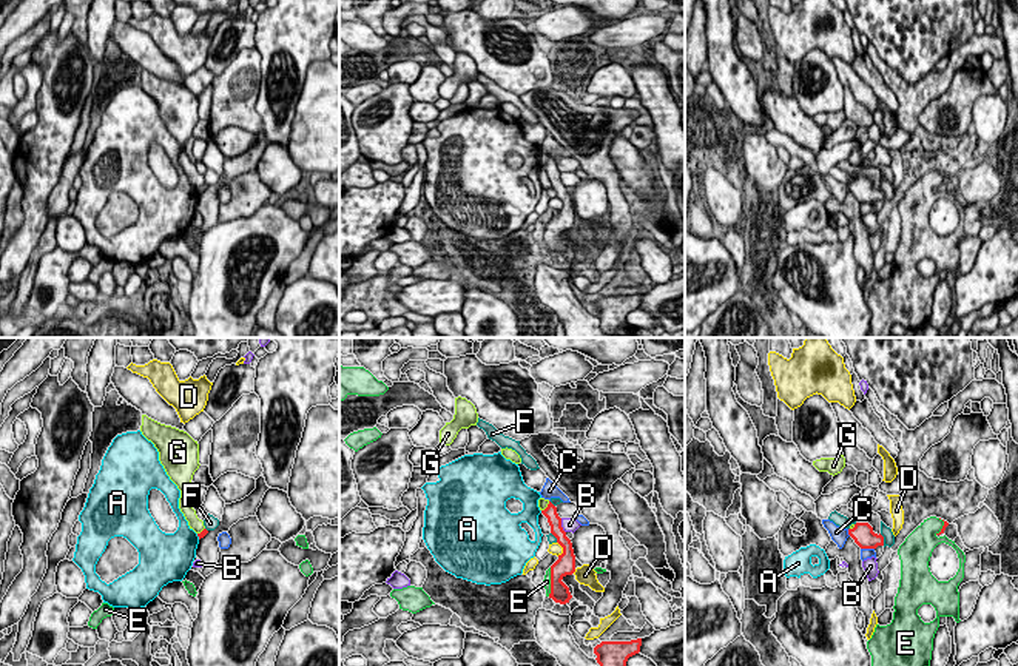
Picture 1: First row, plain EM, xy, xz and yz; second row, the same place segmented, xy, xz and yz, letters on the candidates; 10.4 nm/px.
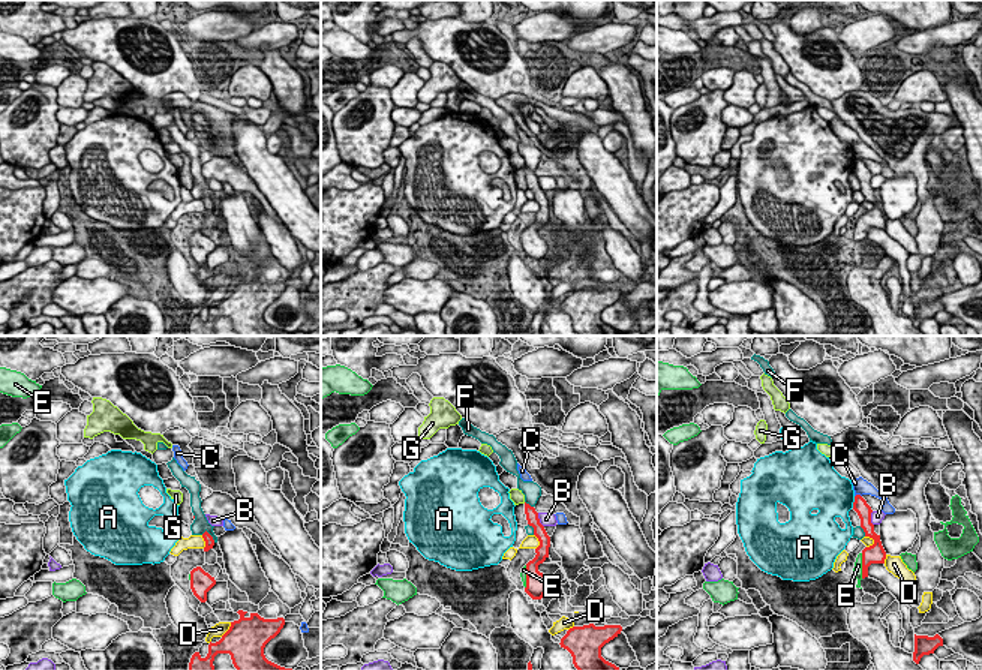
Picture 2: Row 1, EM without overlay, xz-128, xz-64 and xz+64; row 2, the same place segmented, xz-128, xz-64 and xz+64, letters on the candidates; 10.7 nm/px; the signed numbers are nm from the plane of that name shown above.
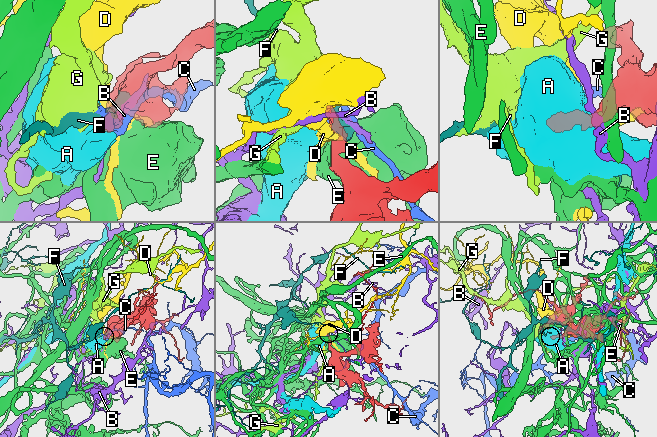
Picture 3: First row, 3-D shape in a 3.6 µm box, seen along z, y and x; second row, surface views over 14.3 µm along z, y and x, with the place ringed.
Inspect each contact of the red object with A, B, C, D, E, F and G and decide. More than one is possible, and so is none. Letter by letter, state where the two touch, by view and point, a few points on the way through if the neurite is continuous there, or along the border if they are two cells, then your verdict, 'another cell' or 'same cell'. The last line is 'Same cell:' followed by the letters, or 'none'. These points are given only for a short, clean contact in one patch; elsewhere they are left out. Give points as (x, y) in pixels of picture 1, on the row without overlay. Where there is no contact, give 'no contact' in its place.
A: meets red in xy at (198, 190); border along xy (196, 188), (199, 193); another cell
B: meets red in xz at (560, 181); border along xz (560, 173), (560, 181), (565, 187); another cell
C: meets red in yz at (867, 202); another cell
D: meets red in xz at (563, 204); another cell
E: meets red in xz at (551, 236); same cell
F: meets red in yz at (883, 195); another cell
G: meets red in xz at (548, 161); border along xz (549, 156), (542, 165); another cell
Same cell: E

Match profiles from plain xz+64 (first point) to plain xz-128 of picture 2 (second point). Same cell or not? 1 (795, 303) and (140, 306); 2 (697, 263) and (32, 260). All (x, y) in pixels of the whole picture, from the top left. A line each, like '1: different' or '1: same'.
1: same
2: same

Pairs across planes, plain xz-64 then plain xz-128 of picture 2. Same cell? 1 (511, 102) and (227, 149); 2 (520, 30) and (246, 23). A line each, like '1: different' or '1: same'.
1: same
2: same

